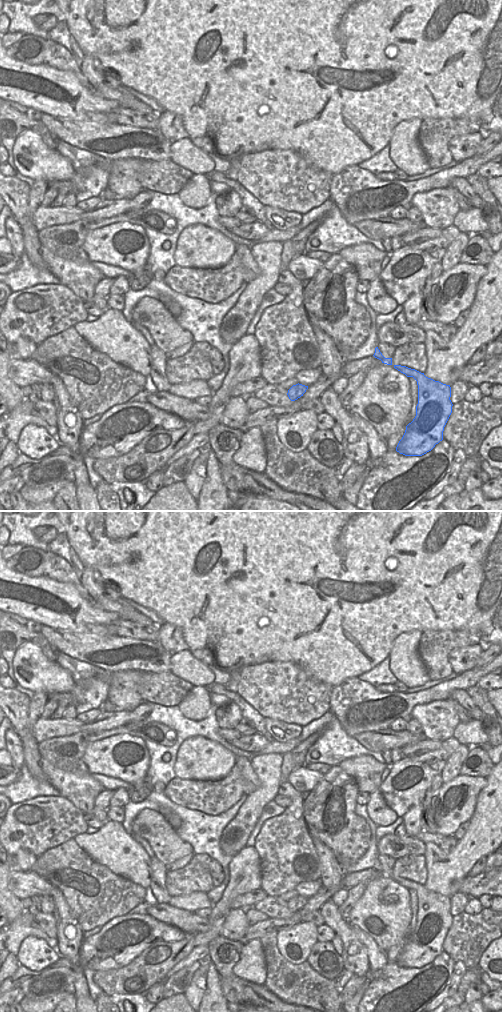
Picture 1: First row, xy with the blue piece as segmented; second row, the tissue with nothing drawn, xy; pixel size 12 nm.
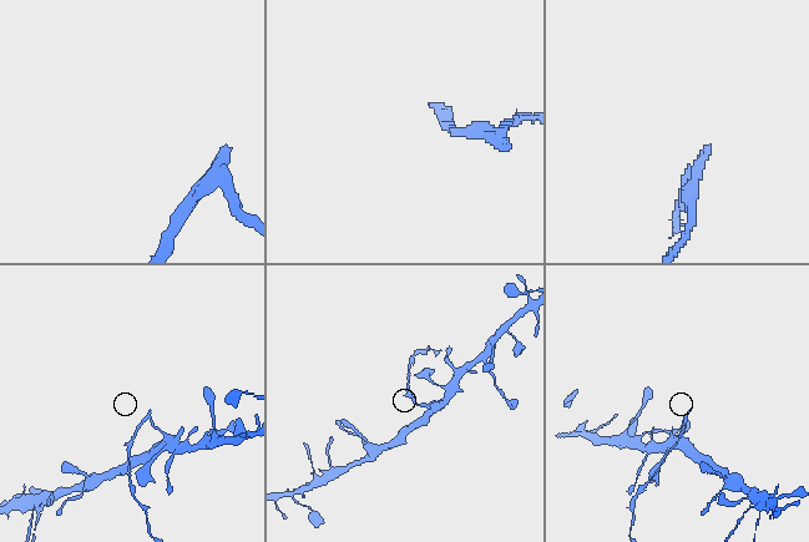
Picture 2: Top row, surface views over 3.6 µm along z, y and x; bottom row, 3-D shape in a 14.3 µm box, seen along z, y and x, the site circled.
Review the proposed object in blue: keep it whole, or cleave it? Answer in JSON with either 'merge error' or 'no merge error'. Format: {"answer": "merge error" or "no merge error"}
{"answer": "merge error"}

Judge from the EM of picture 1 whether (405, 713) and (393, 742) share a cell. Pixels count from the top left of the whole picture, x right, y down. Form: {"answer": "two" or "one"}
{"answer": "two"}

